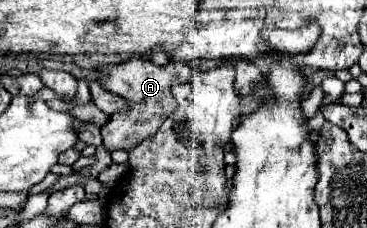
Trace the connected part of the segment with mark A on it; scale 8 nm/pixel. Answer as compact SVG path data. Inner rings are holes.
M133 57L119 65L103 65L101 69L97 69L97 73L99 73L99 83L103 85L103 89L123 97L129 105L125 111L111 115L109 121L101 127L103 141L109 151L127 149L125 143L129 143L129 149L133 149L143 139L155 135L159 127L163 125L163 121L173 113L171 85L189 81L195 75L195 71L187 63L169 61L167 65L155 65L147 57Z

